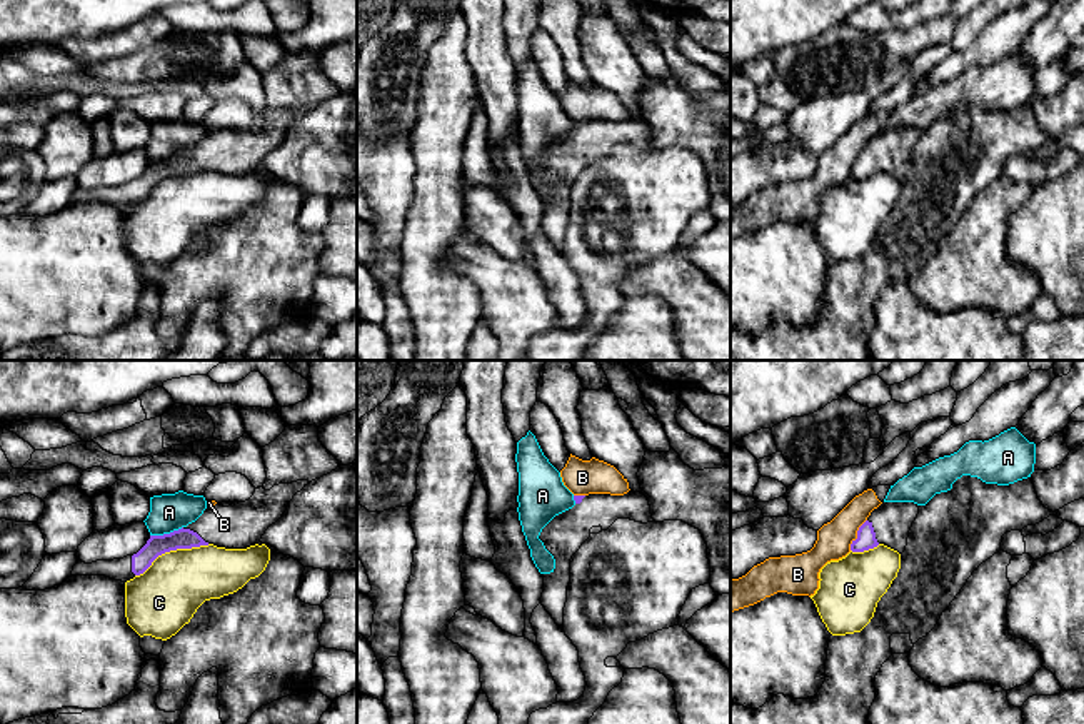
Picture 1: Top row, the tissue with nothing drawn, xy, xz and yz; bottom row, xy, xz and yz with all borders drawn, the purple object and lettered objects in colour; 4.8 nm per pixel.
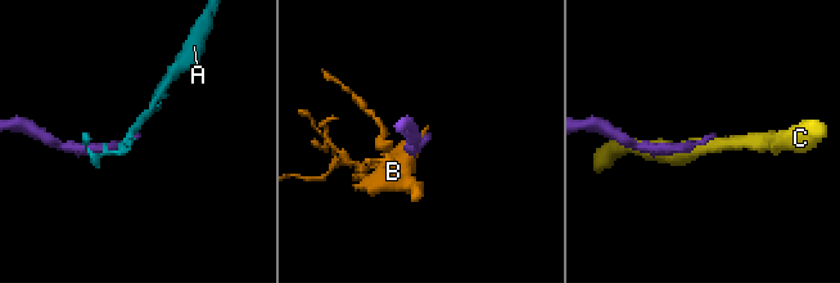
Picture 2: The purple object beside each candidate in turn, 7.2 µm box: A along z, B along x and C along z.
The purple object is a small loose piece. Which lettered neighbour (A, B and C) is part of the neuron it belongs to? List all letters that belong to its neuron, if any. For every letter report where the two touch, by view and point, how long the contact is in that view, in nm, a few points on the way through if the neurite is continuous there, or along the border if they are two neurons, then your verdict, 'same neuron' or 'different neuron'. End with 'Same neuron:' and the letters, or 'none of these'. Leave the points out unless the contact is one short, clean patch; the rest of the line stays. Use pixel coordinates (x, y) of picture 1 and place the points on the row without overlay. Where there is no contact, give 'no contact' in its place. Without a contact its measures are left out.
A: xy (165, 160) | 170 nm | different neuron
B: yz (858, 160) | 170 nm | different neuron
C: xy (172, 175) | 400 nm | different neuron
Same neuron: none of these

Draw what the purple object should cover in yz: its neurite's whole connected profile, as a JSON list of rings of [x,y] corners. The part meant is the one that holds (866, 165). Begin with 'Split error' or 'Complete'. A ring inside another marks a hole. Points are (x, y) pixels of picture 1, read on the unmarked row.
Split error. [[[882,128],[859,153],[851,177],[864,178],[884,170],[902,180],[917,140],[919,133],[914,128]]]

